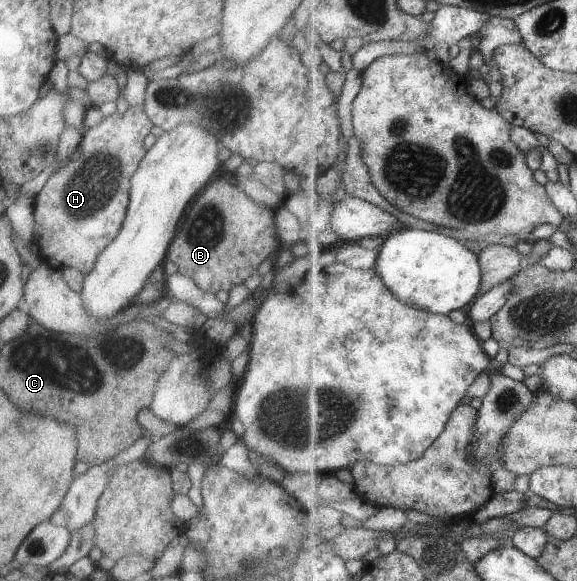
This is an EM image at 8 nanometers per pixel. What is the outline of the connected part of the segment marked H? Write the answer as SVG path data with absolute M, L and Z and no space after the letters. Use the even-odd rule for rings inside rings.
M143 105L128 106L120 115L116 111L104 116L100 123L82 131L79 155L60 166L33 199L33 243L38 246L38 257L50 268L73 268L86 276L94 266L104 247L116 238L124 222L129 197L129 182L145 155L143 140L153 124L144 112Z

